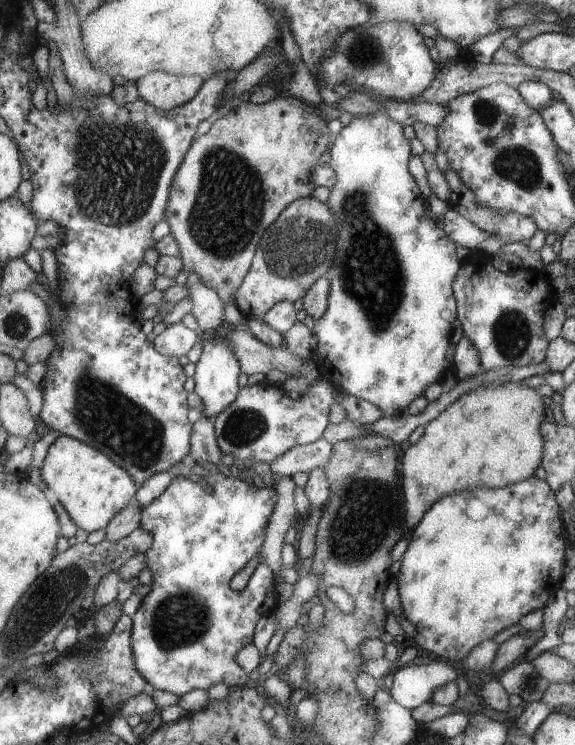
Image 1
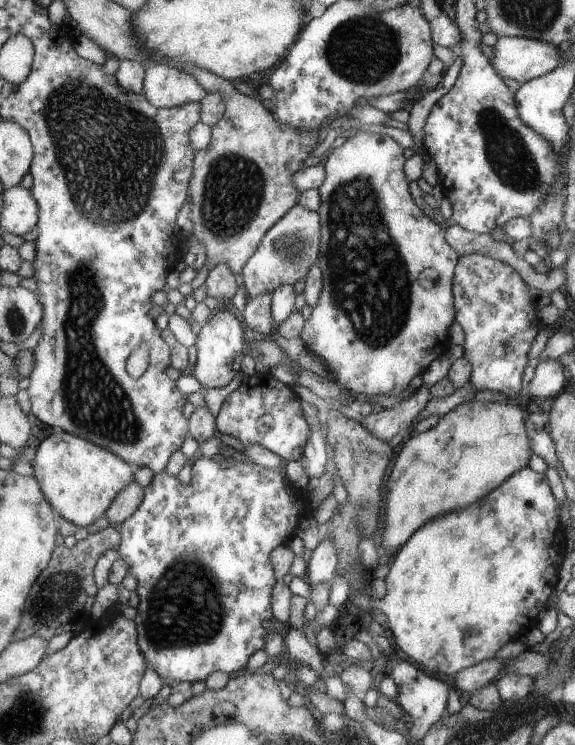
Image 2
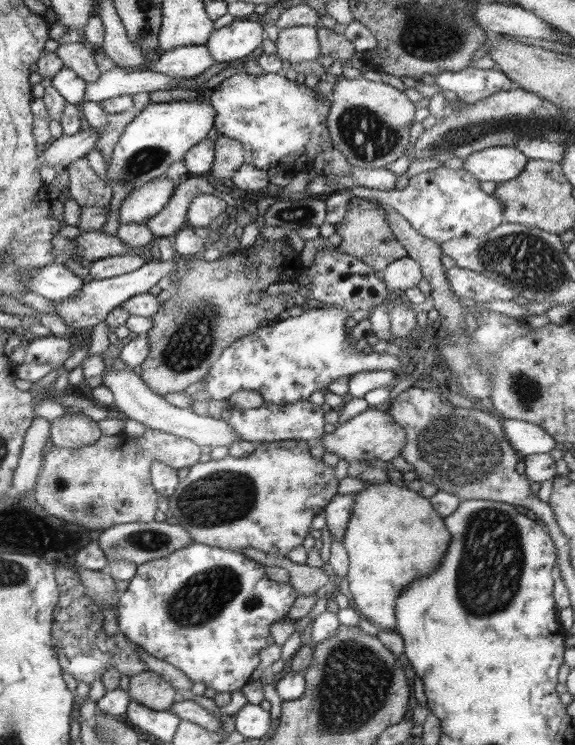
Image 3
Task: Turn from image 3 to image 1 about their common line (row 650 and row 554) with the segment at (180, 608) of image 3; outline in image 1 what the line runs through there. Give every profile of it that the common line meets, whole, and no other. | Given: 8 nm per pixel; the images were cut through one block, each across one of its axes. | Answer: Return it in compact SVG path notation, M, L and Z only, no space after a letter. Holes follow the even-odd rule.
M229 472L213 473L195 483L181 475L152 504L142 509L140 527L153 534L153 545L144 555L153 576L150 592L142 599L134 617L131 631L131 648L134 650L135 667L147 681L149 688L168 690L176 696L224 682L228 687L246 687L250 676L234 661L236 653L253 642L256 622L260 617L273 614L279 605L270 567L258 562L256 570L244 590L234 592L230 580L248 562L261 556L265 539L264 530L273 513L277 494L269 488L250 488L249 480L238 480Z

